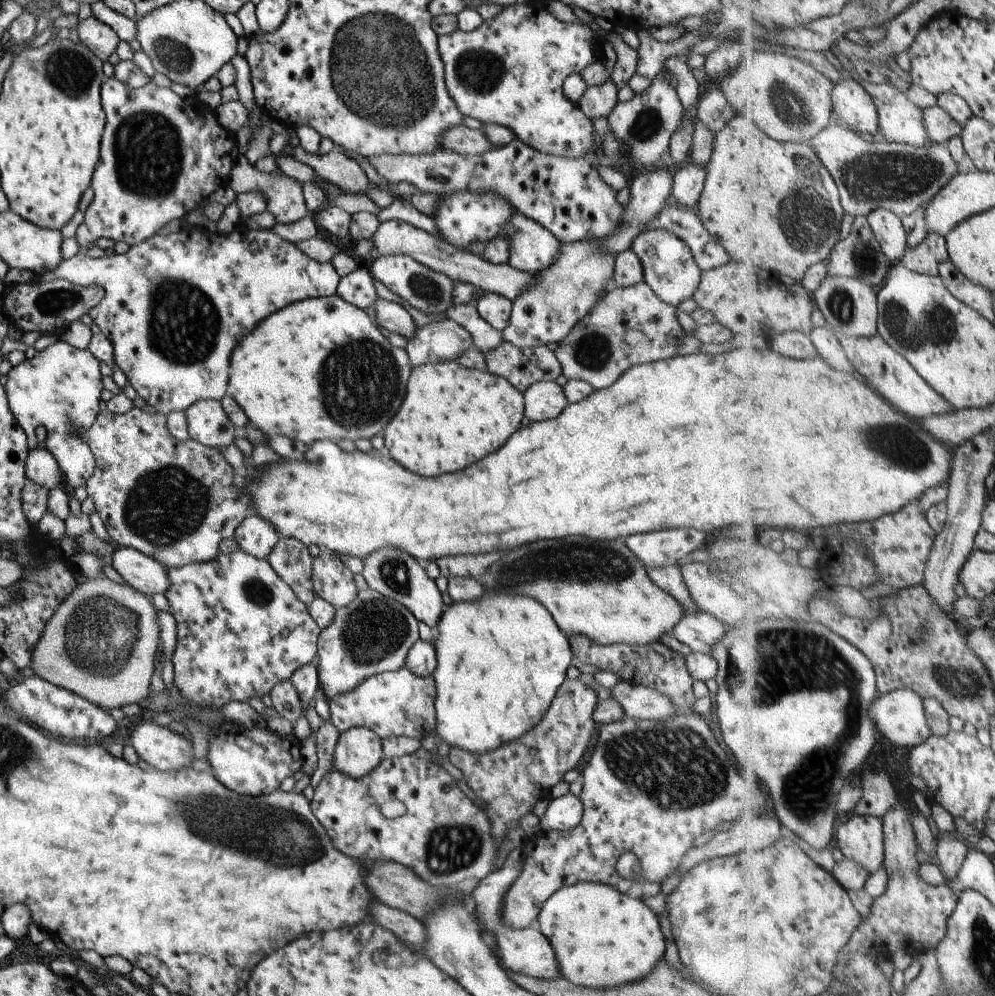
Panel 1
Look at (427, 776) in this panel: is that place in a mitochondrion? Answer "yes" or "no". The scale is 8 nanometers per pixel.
no

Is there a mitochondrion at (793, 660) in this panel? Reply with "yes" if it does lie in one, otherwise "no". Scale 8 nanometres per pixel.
yes

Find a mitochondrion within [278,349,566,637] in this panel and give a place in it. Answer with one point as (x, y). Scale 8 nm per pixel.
(394, 573)

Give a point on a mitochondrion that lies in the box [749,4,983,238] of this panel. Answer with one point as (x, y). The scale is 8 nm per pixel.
(899, 177)

